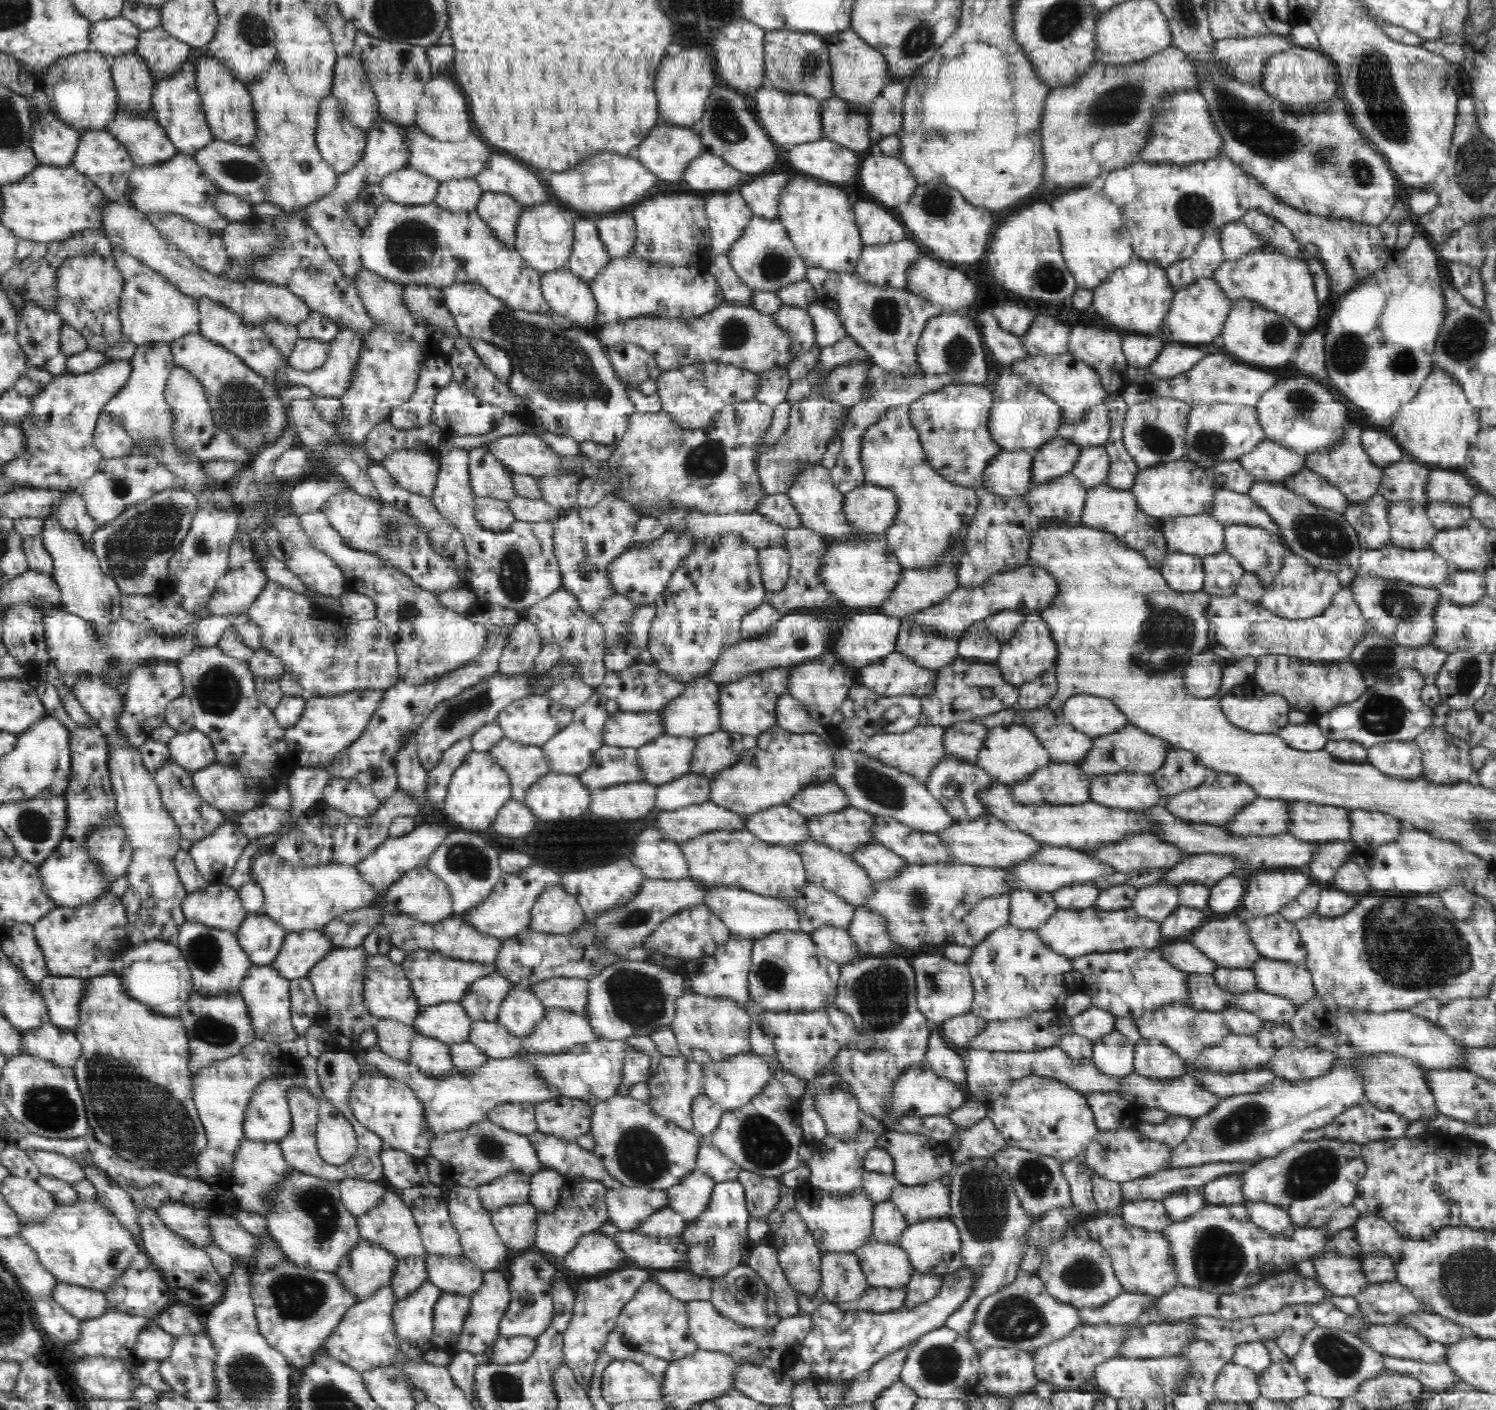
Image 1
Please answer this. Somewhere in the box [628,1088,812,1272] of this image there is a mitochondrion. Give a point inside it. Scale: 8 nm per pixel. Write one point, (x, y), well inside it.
(763, 1142)

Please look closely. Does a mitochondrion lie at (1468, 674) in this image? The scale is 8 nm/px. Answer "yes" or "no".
yes

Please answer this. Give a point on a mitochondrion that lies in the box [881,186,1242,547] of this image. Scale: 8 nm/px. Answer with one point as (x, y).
(1192, 209)

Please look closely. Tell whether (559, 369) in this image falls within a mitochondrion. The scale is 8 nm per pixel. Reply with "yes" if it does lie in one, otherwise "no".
yes

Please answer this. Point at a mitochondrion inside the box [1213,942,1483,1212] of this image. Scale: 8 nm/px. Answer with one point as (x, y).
(1313, 1172)

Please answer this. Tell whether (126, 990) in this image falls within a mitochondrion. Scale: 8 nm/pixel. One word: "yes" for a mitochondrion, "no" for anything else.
no

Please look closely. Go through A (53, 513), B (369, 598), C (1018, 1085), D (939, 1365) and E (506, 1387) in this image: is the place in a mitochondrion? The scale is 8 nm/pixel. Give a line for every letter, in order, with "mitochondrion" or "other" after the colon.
A: other
B: other
C: other
D: mitochondrion
E: mitochondrion

